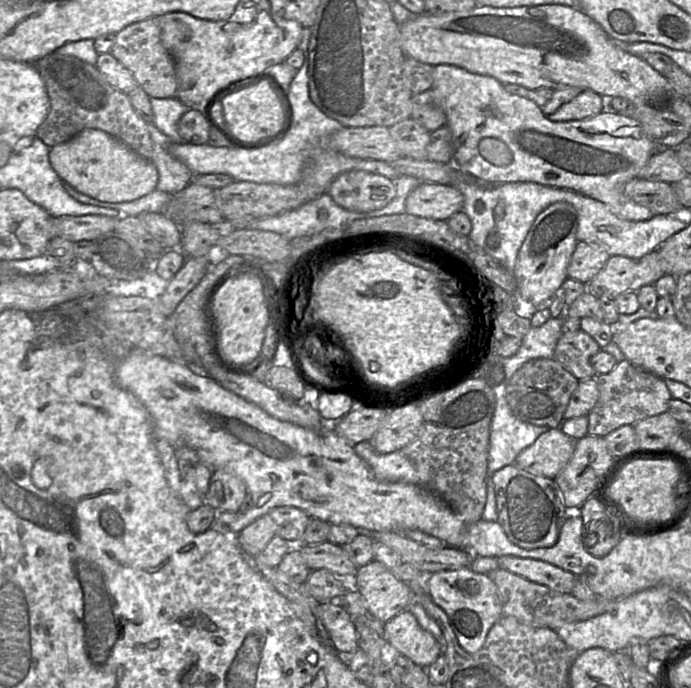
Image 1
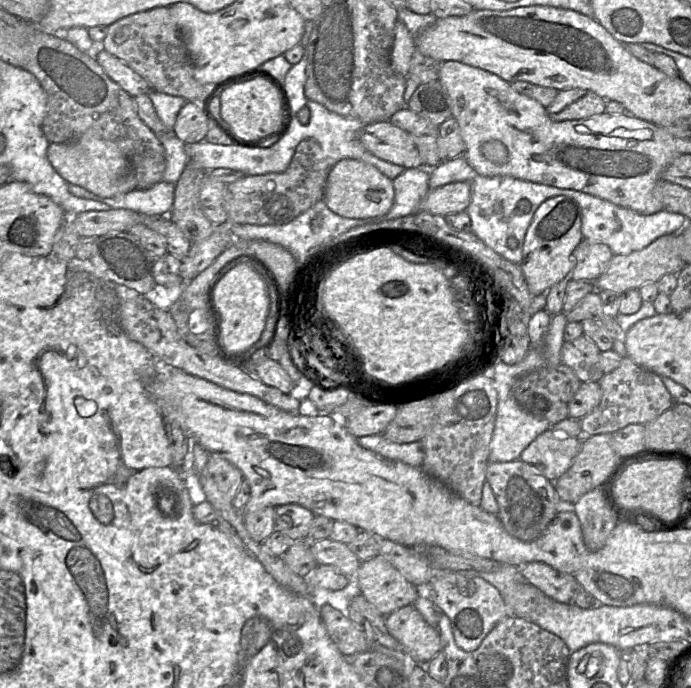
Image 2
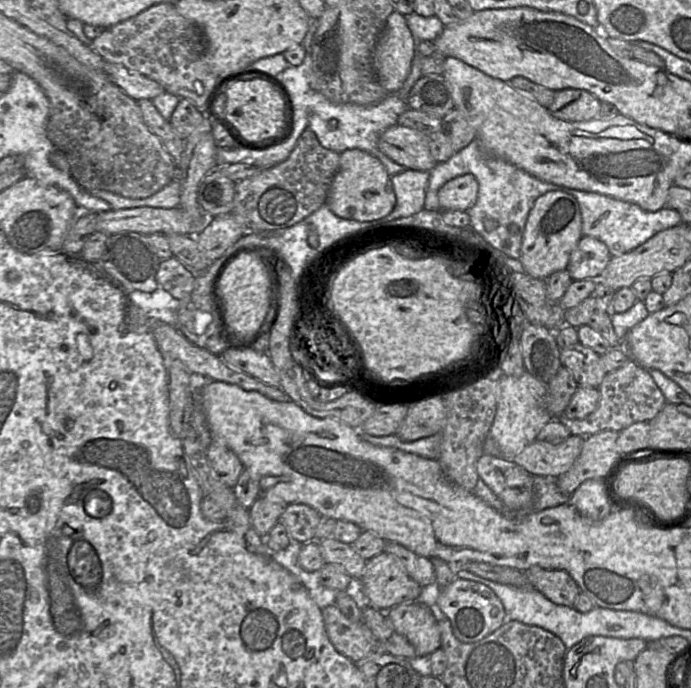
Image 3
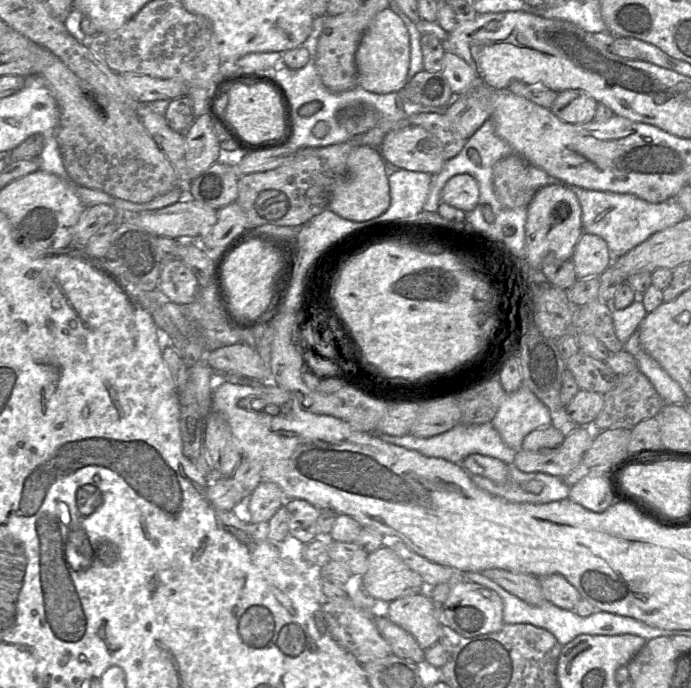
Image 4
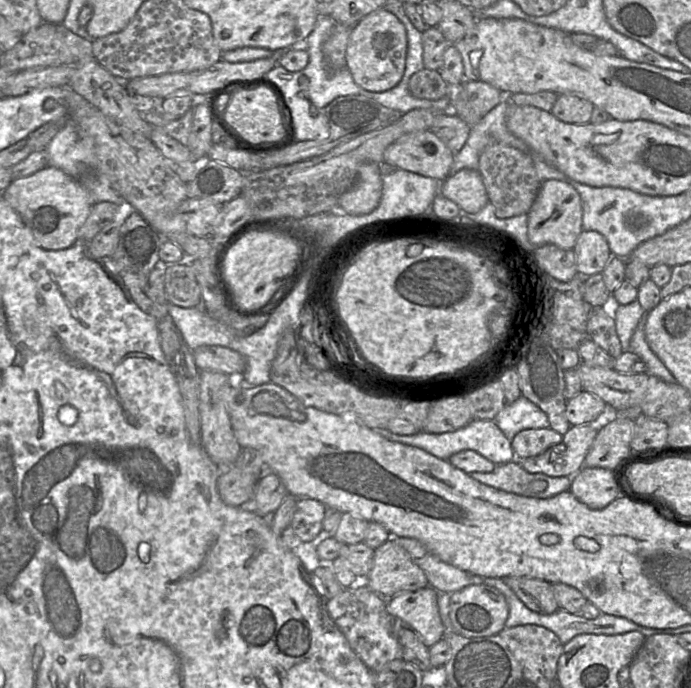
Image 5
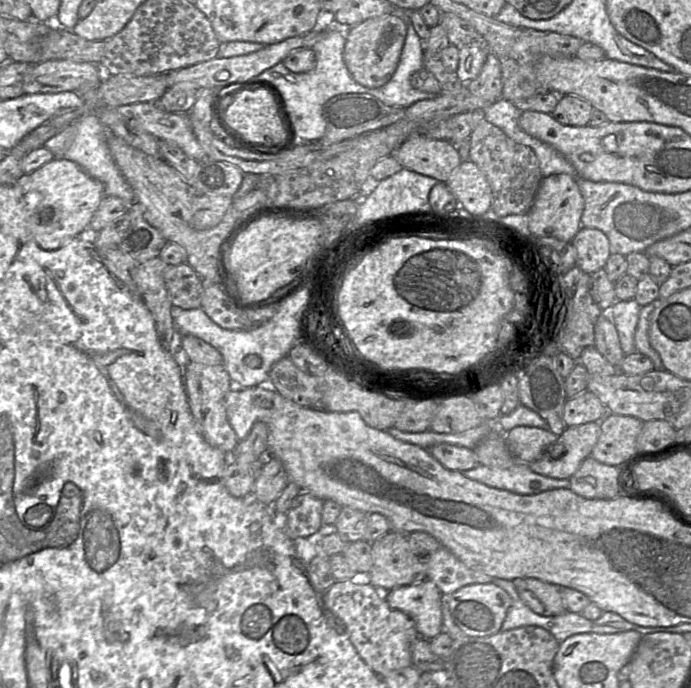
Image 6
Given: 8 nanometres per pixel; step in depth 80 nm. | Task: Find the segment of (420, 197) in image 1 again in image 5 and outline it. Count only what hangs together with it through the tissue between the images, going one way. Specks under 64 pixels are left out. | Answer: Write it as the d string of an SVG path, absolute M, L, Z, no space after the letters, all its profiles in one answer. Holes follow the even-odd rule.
M468 168L451 173L441 183L440 194L456 203L462 212L471 214L478 213L489 202L480 172Z

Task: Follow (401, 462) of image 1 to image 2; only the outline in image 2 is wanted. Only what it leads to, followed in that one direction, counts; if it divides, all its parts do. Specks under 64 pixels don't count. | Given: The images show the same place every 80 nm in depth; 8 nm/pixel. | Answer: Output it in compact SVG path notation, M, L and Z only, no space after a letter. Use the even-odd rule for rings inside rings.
M382 434L356 438L362 447L386 459L401 461L415 467L422 467L424 450L421 441L397 443L386 439Z

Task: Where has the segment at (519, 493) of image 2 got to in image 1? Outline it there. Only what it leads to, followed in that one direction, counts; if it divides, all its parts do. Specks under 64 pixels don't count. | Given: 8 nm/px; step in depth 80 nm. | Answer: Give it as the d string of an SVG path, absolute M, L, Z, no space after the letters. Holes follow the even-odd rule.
M515 463L495 471L490 479L496 493L497 521L508 539L527 549L554 545L565 520L566 508L554 479L528 472Z

